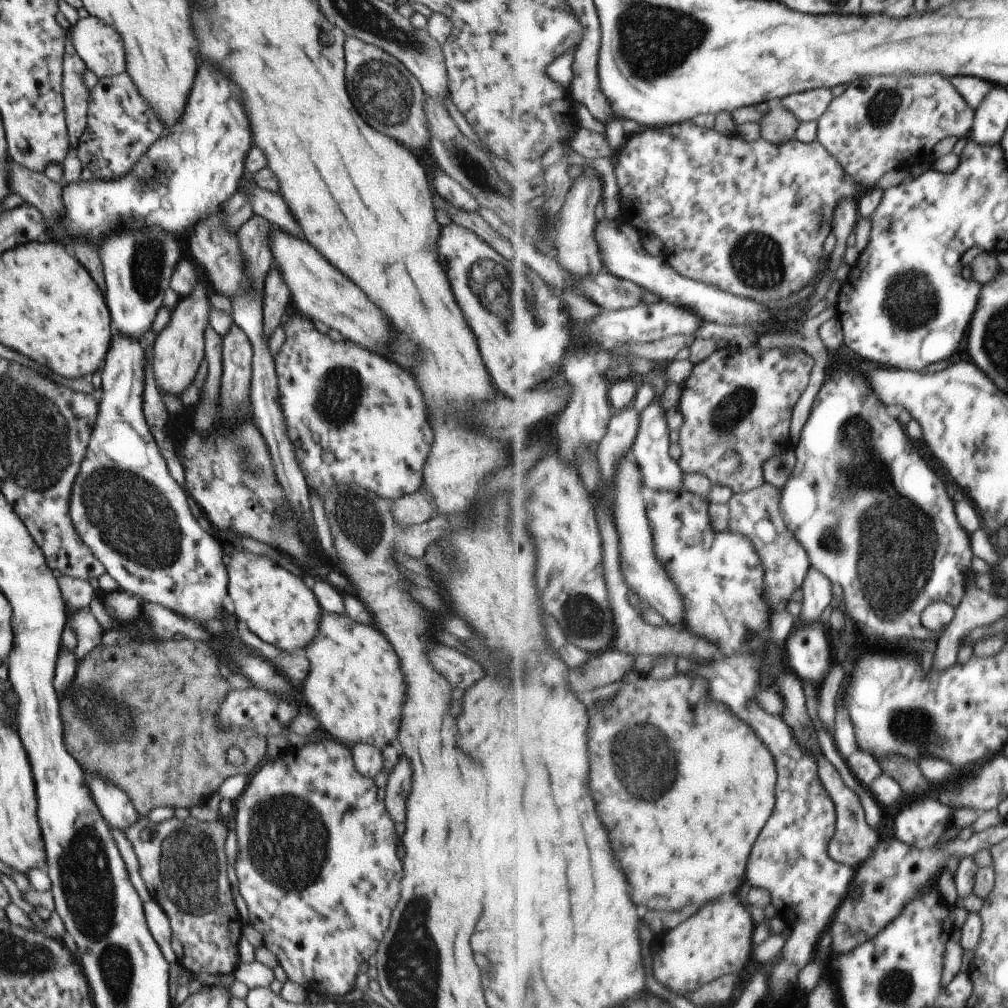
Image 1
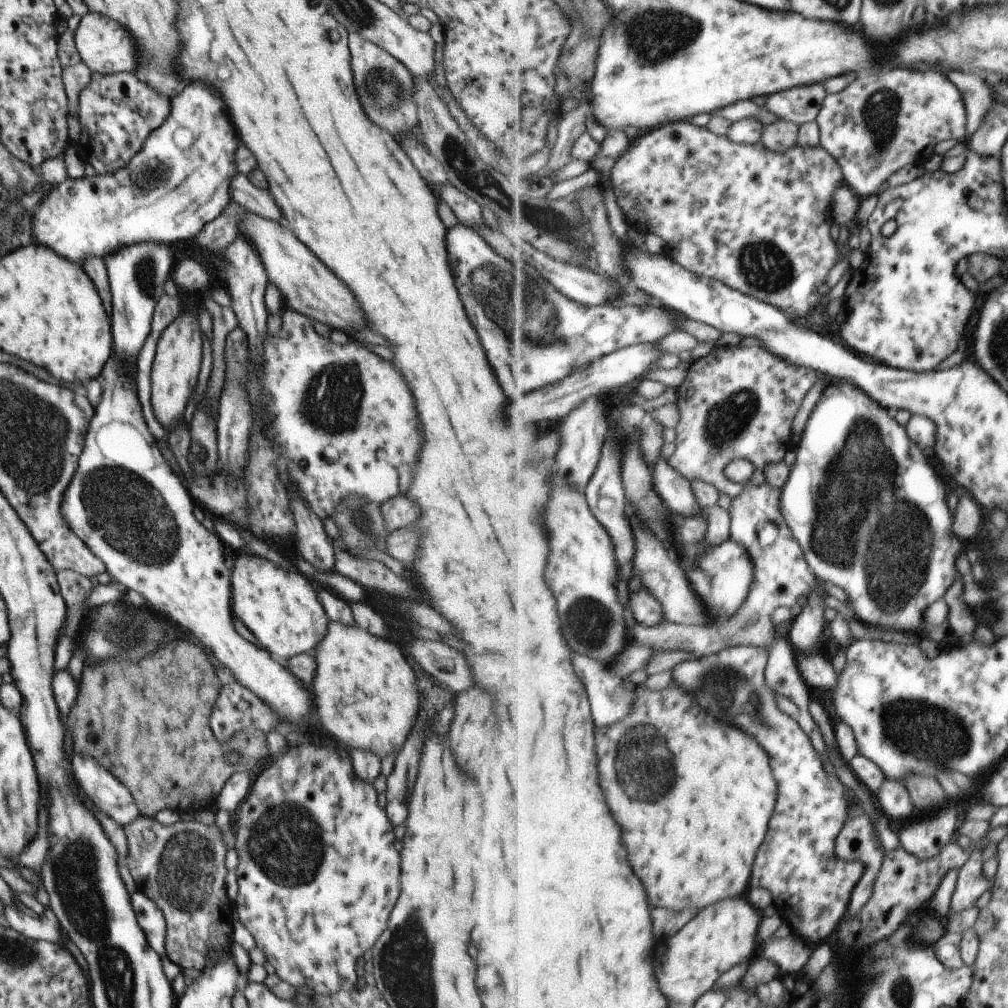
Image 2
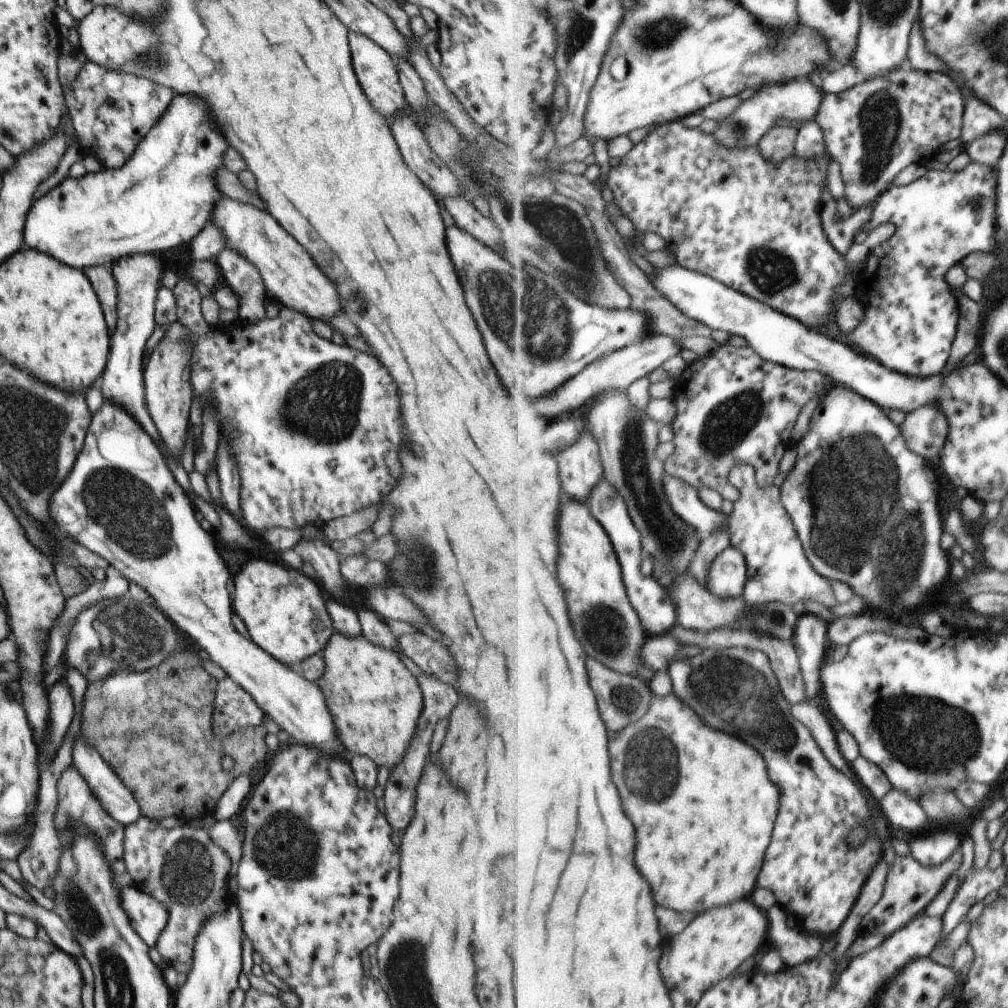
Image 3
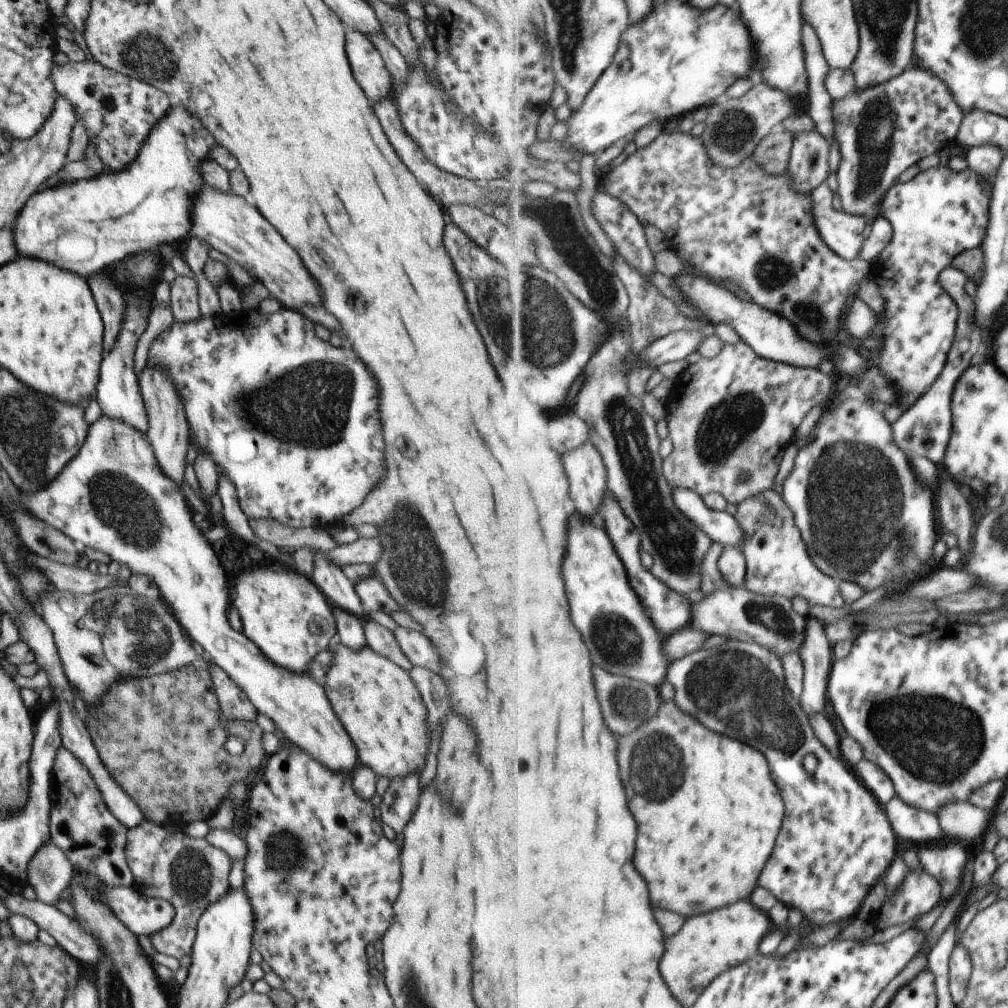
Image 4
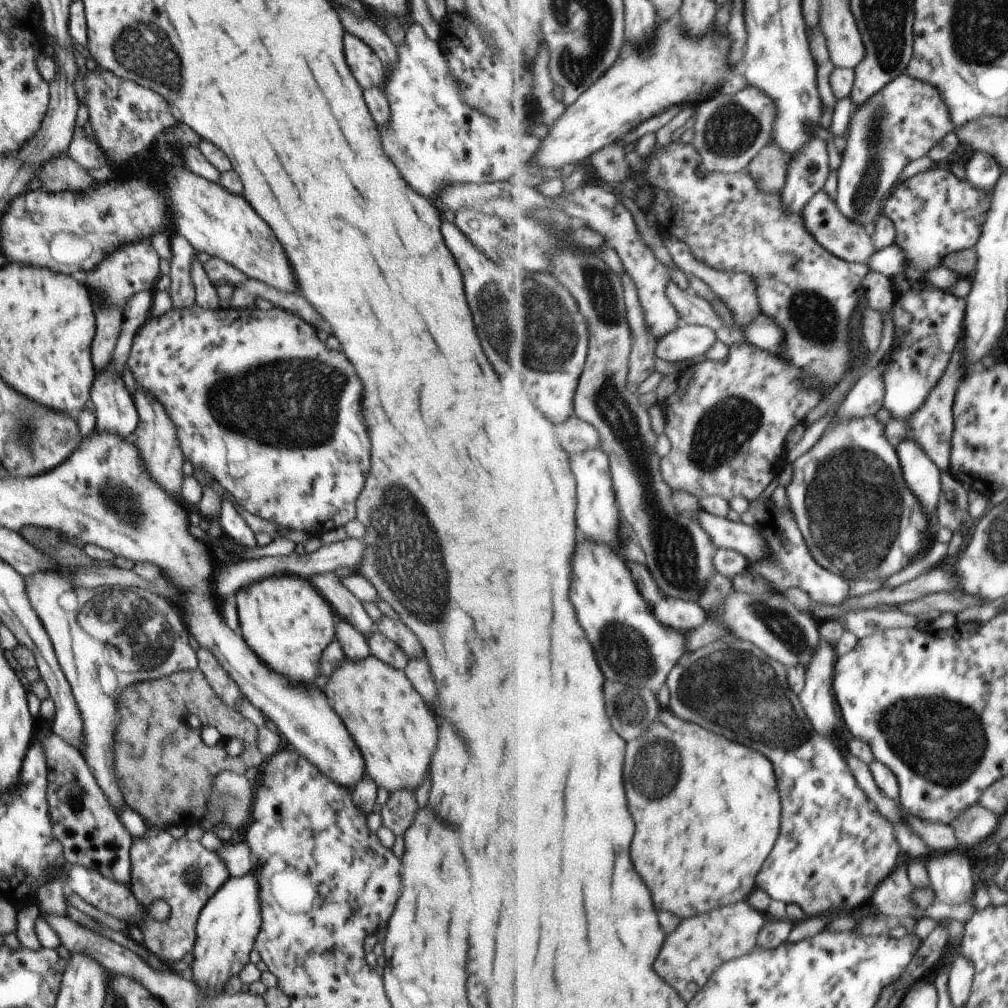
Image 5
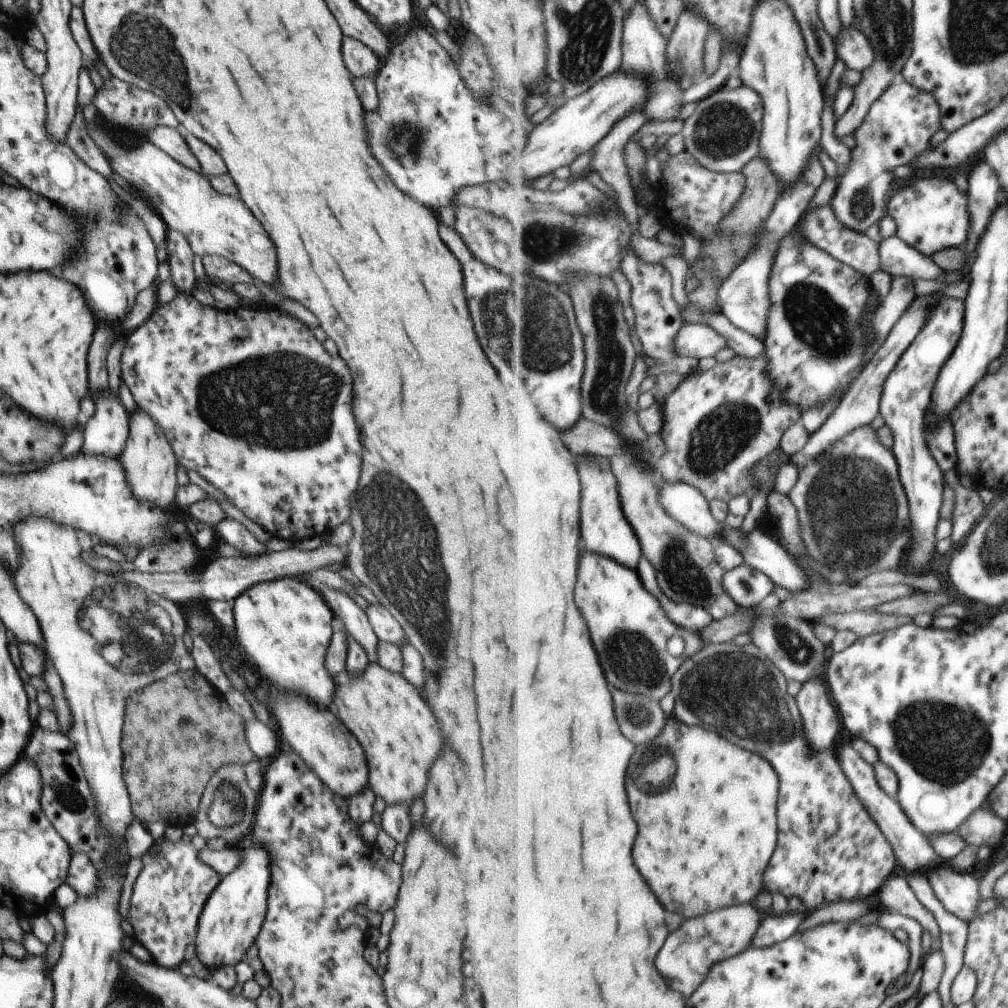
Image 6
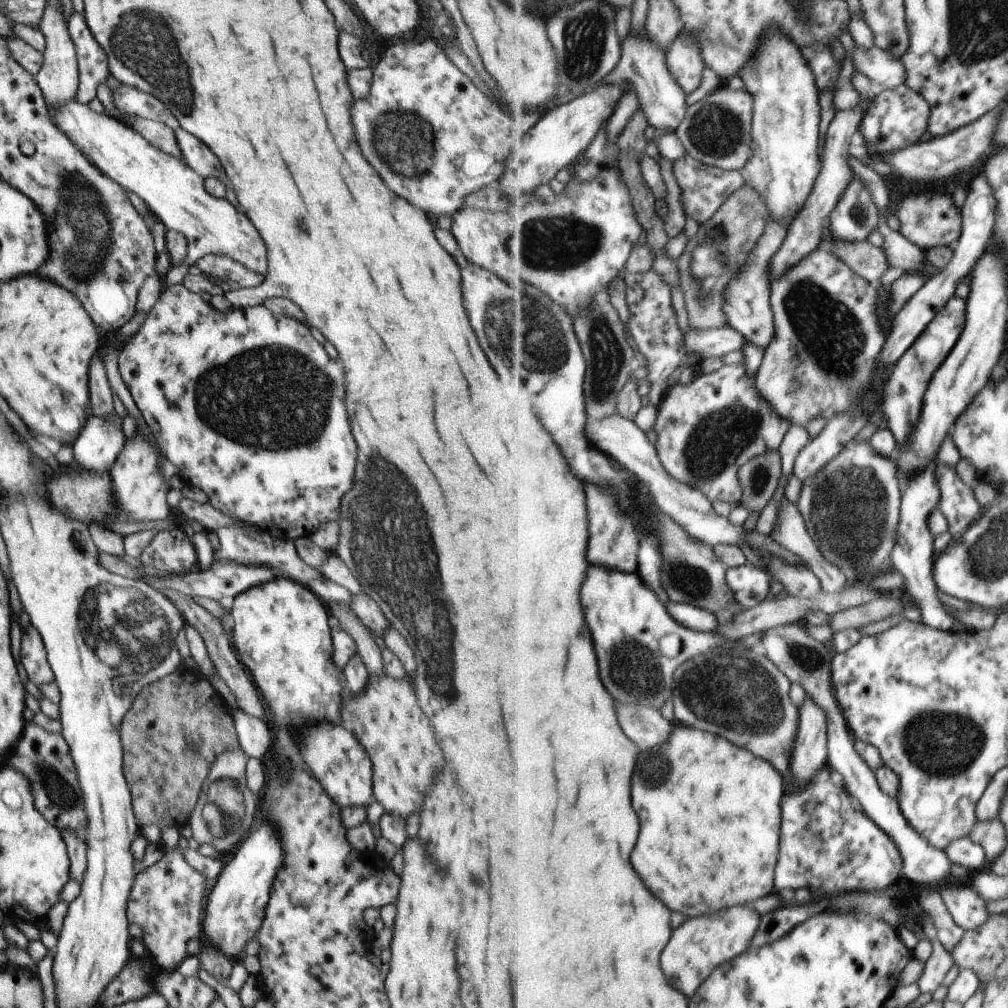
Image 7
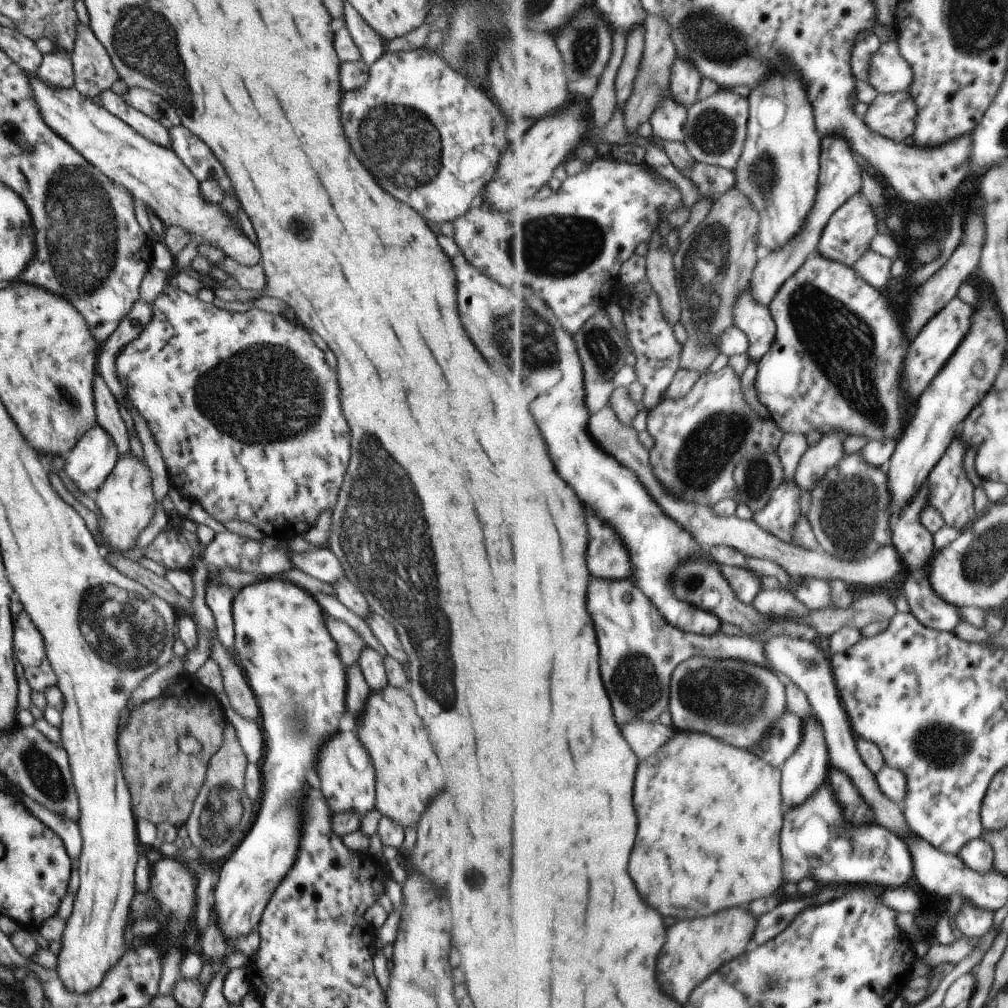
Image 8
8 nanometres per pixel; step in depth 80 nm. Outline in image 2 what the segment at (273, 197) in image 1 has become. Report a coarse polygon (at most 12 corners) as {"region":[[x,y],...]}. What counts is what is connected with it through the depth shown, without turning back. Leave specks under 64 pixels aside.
{"region":[[243,174],[233,176],[231,198],[261,218],[279,220],[277,204]]}

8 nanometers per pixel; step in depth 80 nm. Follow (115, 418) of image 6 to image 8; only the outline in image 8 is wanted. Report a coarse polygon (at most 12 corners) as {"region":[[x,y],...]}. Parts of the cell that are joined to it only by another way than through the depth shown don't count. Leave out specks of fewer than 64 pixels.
{"region":[[93,425],[65,456],[65,474],[93,496],[118,452]]}

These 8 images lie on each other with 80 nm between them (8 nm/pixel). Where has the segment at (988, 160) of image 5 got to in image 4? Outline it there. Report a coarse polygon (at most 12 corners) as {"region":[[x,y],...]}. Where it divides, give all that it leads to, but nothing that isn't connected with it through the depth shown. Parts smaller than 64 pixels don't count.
{"region":[[999,146],[969,147],[968,168],[991,184],[1005,155]]}

